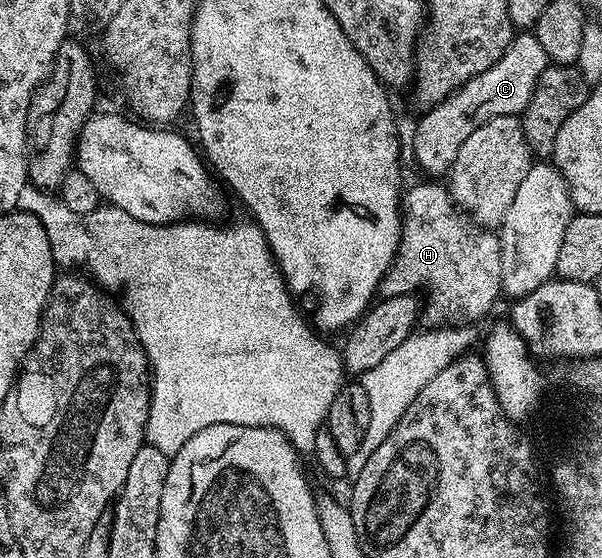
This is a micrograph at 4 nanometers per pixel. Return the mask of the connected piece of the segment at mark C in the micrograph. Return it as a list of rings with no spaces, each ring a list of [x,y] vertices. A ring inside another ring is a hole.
[[[532,33],[515,34],[508,50],[491,67],[456,88],[444,101],[433,104],[427,110],[430,112],[418,119],[415,164],[430,174],[427,176],[445,176],[460,153],[460,145],[464,145],[480,125],[492,121],[492,117],[521,116],[547,66],[548,60],[538,38]]]

